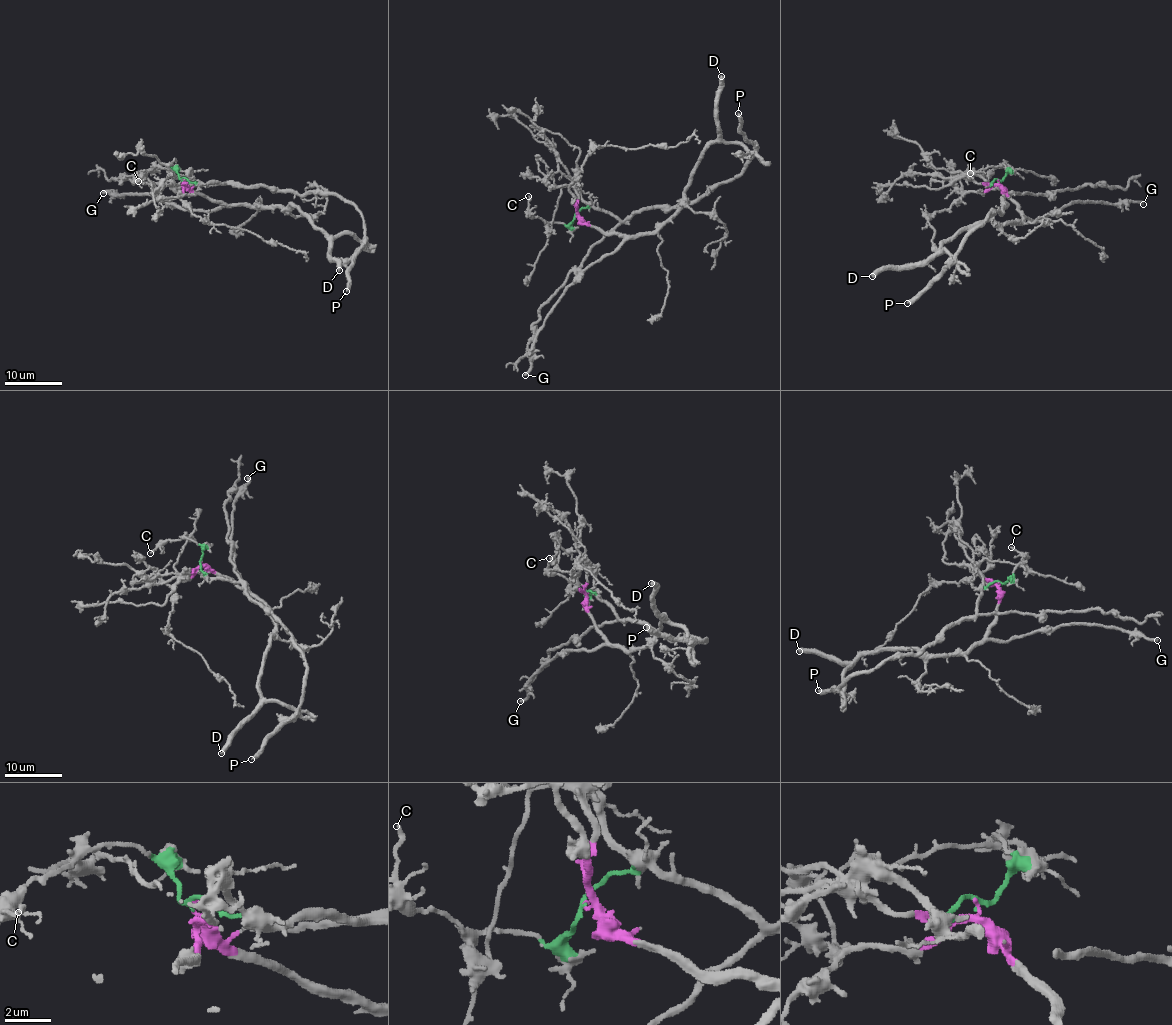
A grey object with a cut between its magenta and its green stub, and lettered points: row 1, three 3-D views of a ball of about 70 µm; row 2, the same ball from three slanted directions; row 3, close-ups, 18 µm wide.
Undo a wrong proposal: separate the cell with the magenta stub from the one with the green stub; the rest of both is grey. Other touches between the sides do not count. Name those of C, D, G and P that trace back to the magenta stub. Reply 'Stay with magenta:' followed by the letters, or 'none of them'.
Stay with magenta: D, G

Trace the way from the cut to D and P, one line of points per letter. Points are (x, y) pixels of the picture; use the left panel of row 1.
D: (182, 180), (190, 189), (228, 205), (291, 205), (328, 238), (330, 256), (339, 270)
P: (182, 180), (206, 185), (274, 186), (303, 195), (339, 194), (361, 214), (365, 243), (347, 272), (347, 290)

